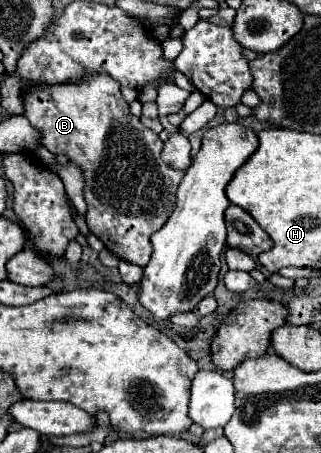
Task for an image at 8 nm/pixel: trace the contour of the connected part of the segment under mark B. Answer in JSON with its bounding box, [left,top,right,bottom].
[24,73,184,267]

